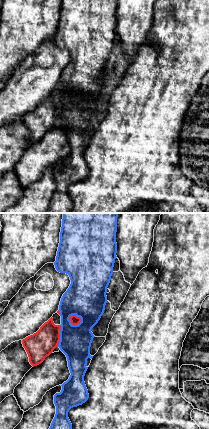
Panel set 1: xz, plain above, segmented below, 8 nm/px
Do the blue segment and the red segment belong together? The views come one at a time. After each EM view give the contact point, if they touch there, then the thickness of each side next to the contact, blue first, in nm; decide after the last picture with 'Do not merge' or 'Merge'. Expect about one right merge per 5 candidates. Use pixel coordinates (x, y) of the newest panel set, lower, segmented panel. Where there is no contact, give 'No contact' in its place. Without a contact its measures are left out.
Touches blue at (74, 314). Thickness 320 nm (blue) against 70 nm

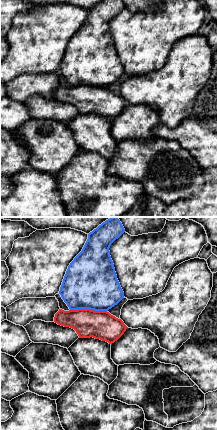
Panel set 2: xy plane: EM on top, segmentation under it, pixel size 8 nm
Touches blue at (88, 308). Thickness 420 nm (blue) against 220 nm

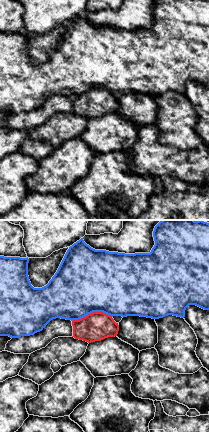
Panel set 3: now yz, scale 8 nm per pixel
Touches blue at (92, 312). Thickness 500 nm (blue) against 220 nm

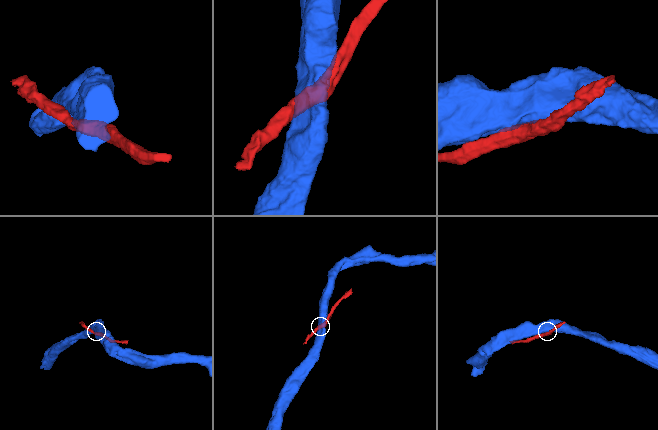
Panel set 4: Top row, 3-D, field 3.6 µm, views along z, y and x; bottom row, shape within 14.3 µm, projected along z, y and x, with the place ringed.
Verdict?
Do not merge

